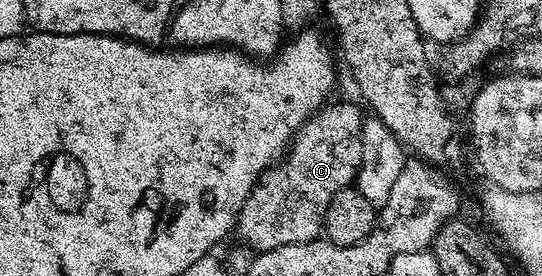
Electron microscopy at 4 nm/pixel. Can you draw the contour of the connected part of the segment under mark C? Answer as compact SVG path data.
M333 104L320 108L296 131L285 153L285 159L263 173L262 180L256 184L251 197L245 202L239 215L237 236L245 243L252 244L256 253L268 252L277 246L304 244L320 239L324 235L323 223L329 210L329 202L333 202L333 194L356 183L359 167L363 164L365 112L355 104Z

